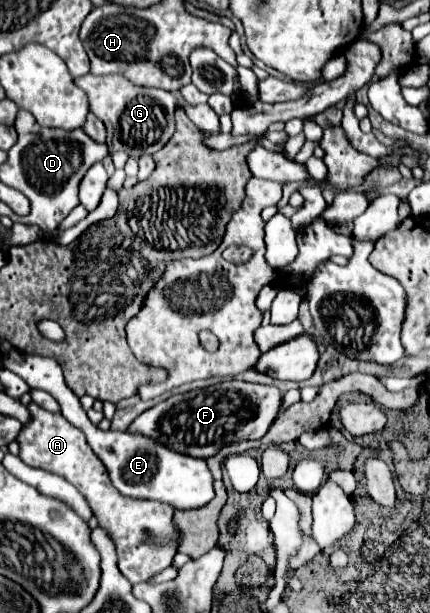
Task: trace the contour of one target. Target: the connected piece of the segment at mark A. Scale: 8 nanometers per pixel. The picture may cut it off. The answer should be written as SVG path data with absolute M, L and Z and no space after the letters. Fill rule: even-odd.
M33 402L27 408L31 412L31 418L17 436L19 458L33 468L41 468L57 476L63 476L85 496L99 526L115 542L119 556L117 566L131 584L145 582L153 574L165 570L177 552L177 538L179 538L171 522L173 510L169 506L163 506L161 502L121 496L111 486L103 462L99 462L99 458L87 446L87 440L83 438L81 430L75 430L75 426L71 426L61 414L47 412Z

